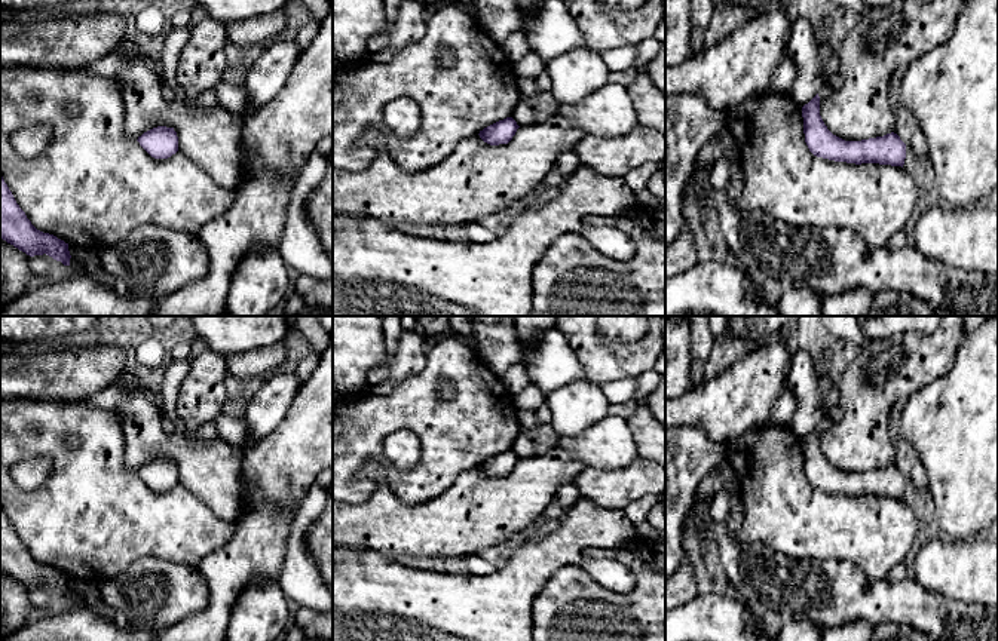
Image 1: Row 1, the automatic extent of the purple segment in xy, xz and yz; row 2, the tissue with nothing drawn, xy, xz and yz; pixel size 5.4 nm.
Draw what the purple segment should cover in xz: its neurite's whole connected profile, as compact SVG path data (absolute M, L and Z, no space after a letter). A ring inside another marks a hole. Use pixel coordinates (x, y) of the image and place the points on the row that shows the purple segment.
M506 117L484 128L478 135L484 142L490 145L508 144L518 128L520 126L512 117Z

